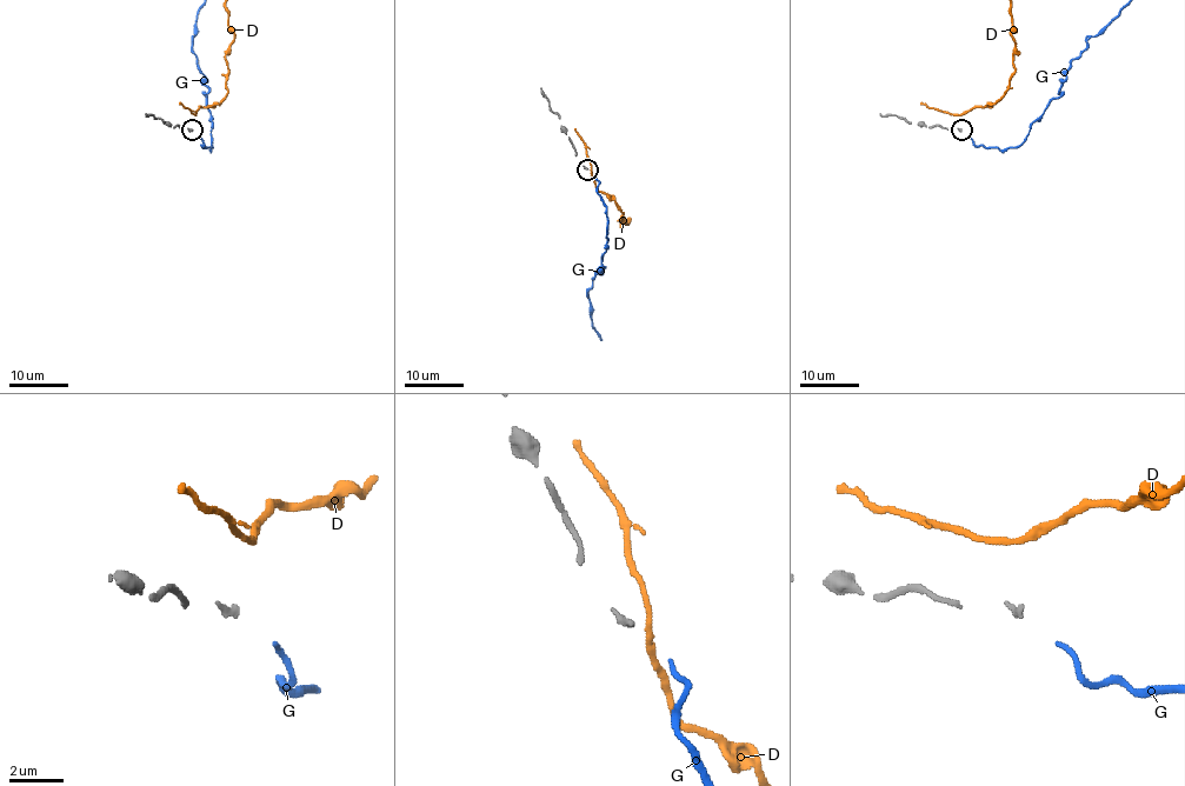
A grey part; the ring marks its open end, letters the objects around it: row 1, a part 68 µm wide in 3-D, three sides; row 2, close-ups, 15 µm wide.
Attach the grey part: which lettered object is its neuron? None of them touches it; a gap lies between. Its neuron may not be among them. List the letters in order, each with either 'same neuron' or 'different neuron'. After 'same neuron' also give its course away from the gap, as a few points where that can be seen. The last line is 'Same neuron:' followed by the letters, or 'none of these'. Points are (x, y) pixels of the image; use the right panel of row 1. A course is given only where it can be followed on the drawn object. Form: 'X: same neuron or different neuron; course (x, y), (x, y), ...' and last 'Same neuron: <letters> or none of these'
D: different neuron
G: different neuron
Same neuron: none of these

